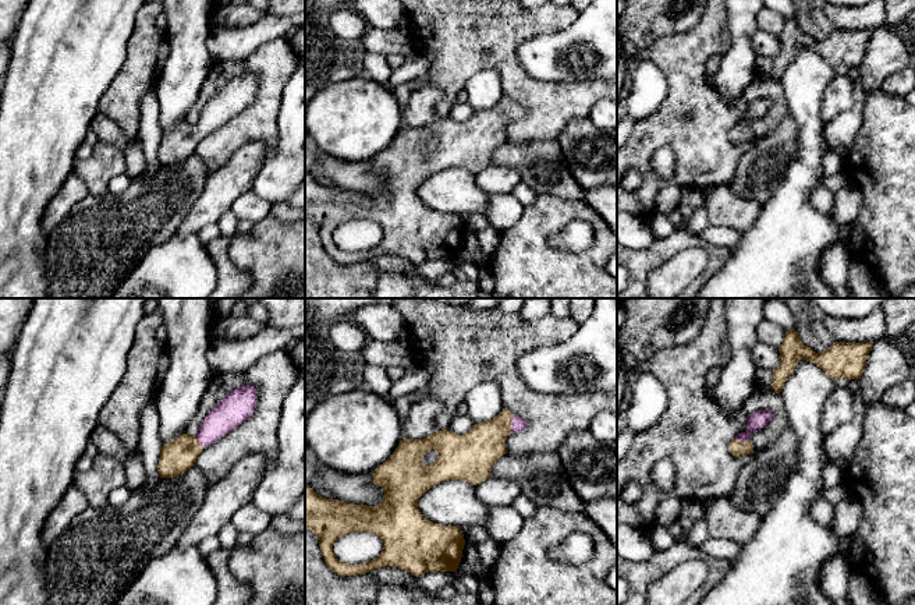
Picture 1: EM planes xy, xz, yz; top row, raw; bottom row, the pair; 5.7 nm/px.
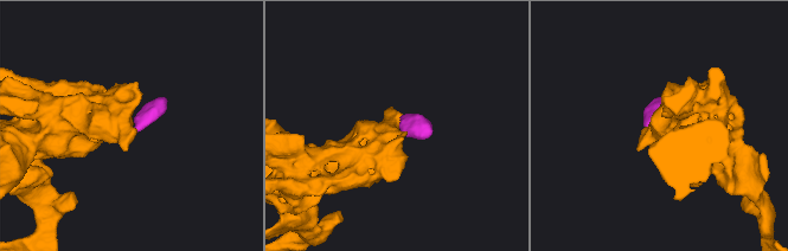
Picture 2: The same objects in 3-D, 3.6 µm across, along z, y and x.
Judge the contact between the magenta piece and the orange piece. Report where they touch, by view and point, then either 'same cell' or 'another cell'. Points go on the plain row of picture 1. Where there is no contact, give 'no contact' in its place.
meets magenta in xz at (511, 112); same cell

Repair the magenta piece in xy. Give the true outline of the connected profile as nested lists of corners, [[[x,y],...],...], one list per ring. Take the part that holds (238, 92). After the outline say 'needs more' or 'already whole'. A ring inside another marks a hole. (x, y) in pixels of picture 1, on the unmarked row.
[[[241,72],[231,78],[209,99],[196,124],[187,120],[169,131],[163,131],[157,151],[160,166],[174,166],[194,155],[202,137],[217,130],[248,107],[256,92],[256,77],[252,72]]]; needs more

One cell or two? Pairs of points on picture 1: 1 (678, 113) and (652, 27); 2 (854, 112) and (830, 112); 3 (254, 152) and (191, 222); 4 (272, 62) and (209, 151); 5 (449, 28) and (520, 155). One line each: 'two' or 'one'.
1: two
2: two
3: one
4: one
5: two

